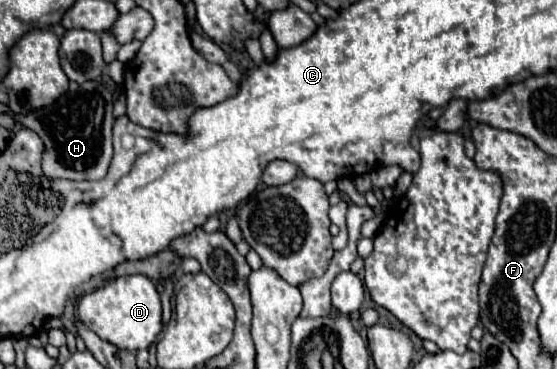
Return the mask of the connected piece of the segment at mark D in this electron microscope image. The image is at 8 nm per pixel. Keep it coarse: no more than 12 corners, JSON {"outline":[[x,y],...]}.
{"outline":[[145,275],[117,277],[85,295],[77,317],[133,353],[163,329]]}

